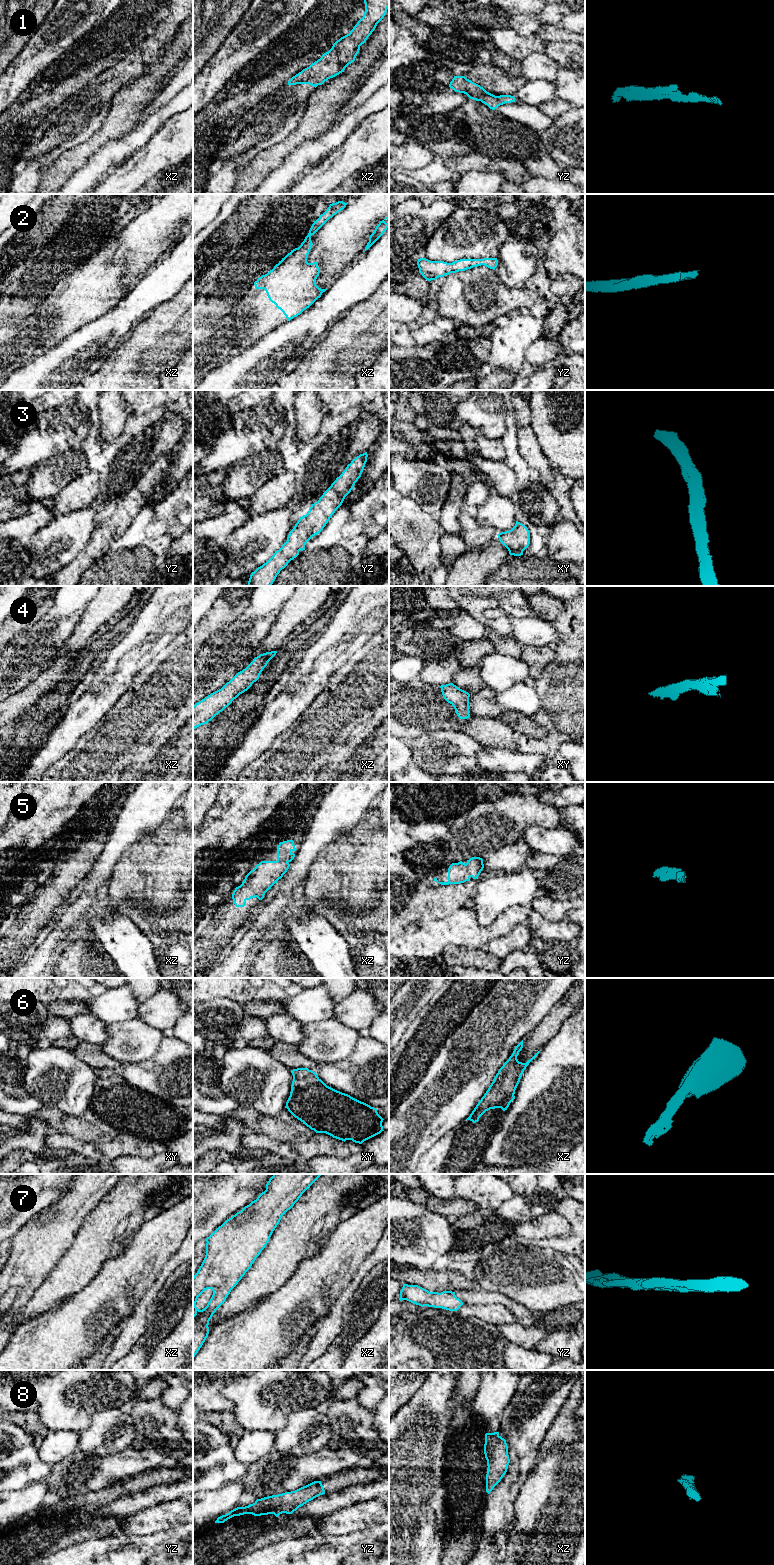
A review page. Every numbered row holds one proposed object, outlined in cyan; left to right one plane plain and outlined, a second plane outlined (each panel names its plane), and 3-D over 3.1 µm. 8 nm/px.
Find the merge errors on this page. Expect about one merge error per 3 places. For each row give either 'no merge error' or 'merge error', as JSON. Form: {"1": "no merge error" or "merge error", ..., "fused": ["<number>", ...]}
{"1": "no merge error", "2": "no merge error", "3": "no merge error", "4": "no merge error", "5": "no merge error", "6": "no merge error", "7": "no merge error", "8": "no merge error", "fused": []}

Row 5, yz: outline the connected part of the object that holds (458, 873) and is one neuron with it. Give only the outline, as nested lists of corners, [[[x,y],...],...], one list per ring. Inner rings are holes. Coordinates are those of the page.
[[[472,857],[467,860],[466,864],[462,861],[458,863],[452,863],[448,868],[447,882],[439,882],[437,878],[434,878],[434,881],[440,883],[441,885],[464,883],[469,881],[471,877],[473,879],[478,879],[478,876],[483,868],[483,859],[480,857]]]

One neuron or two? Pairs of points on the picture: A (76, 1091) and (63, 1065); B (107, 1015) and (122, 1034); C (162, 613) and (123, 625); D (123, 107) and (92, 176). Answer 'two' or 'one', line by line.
A: one
B: two
C: two
D: two

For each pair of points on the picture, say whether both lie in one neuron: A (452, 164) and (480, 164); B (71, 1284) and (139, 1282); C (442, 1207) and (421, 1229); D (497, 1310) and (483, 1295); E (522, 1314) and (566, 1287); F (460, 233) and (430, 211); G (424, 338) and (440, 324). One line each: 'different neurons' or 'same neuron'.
A: same neuron
B: different neurons
C: different neurons
D: different neurons
E: different neurons
F: different neurons
G: same neuron

